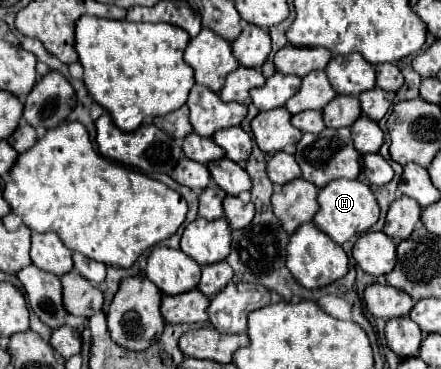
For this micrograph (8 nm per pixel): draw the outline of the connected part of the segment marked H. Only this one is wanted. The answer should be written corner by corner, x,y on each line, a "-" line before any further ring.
335,179
319,189
317,201
319,201
319,211
313,217
313,223
339,245
343,245
347,239
355,235
369,231
379,219
377,199
369,189
369,185
363,183
361,179

